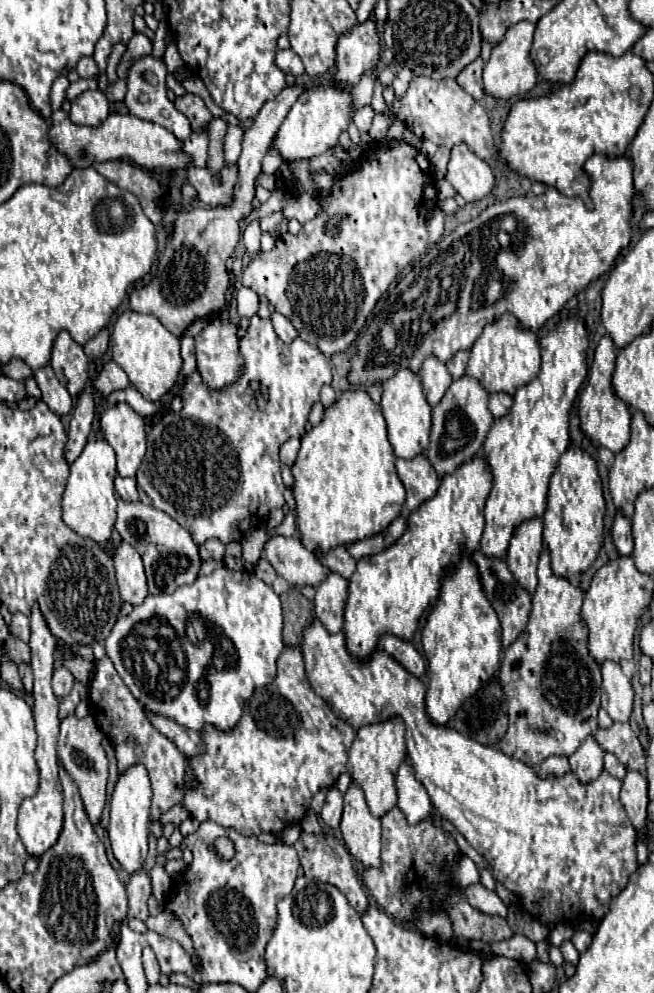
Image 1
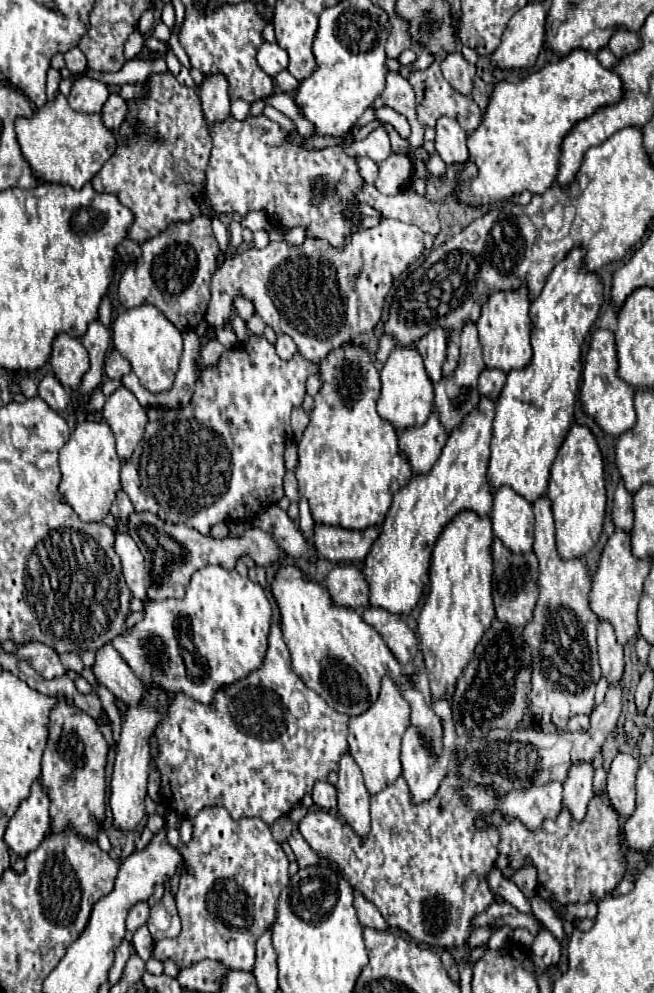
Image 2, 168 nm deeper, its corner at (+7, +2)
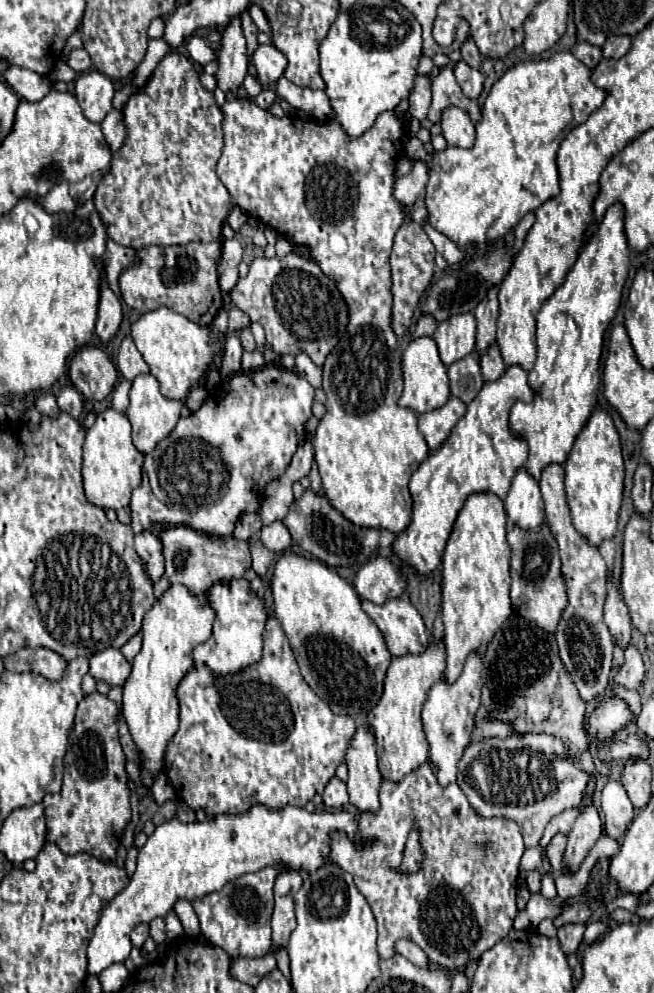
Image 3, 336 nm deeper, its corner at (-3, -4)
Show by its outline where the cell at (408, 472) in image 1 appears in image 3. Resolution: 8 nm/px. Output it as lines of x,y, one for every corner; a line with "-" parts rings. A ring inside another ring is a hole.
449,397
449,401
443,407
427,415
419,415
419,431
425,437
427,447
431,451
439,449
463,415
465,415
465,403
455,397

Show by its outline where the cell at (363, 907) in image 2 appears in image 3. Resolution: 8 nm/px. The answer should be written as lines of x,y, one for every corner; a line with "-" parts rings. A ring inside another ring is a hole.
399,939
399,941
395,941
395,951
401,953
403,957
411,959
413,963
419,963
419,967
427,967
427,965
429,965
427,955
425,955
413,941
409,941
409,939

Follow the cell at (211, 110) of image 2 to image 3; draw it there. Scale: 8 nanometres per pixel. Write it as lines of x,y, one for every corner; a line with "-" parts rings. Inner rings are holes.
235,17
223,31
223,47
219,51
219,69
215,73
217,87
227,95
235,95
243,85
247,75
247,57
245,57
245,39
239,27
239,17

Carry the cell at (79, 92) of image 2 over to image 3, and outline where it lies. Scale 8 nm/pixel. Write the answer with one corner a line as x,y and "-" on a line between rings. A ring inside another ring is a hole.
91,69
79,75
75,81
75,97
83,109
83,115
89,121
101,123
105,119
105,115
113,109
113,103
111,103
113,95
115,95
115,89
111,79
99,73
97,69

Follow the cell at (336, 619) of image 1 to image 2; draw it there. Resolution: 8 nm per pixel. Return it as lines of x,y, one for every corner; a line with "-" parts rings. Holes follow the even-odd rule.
355,565
335,567
325,579
325,587
333,601
341,607
363,611
369,605
369,585
363,571

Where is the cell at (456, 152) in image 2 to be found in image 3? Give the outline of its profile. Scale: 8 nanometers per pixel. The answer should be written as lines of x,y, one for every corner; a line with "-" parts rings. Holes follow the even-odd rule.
449,107
443,111
441,129
447,145
471,149
475,143
475,125
471,123
469,115
457,107

